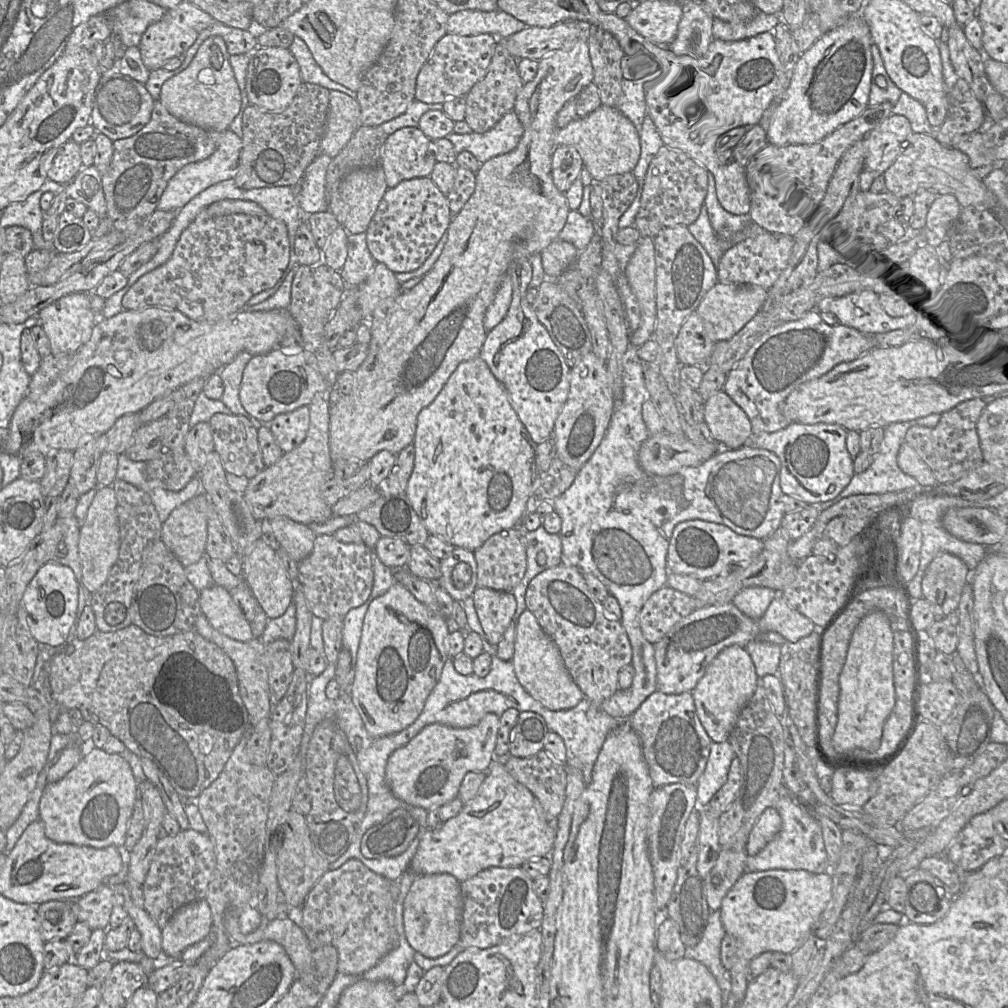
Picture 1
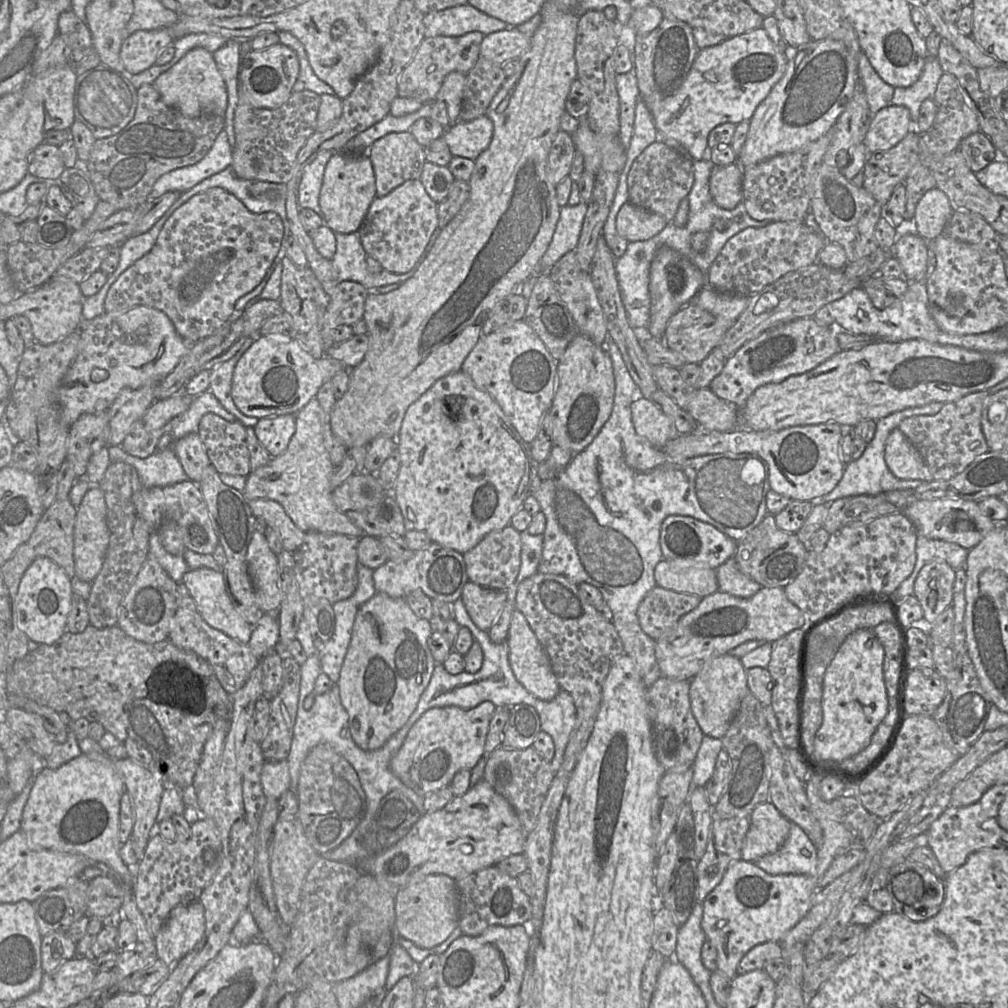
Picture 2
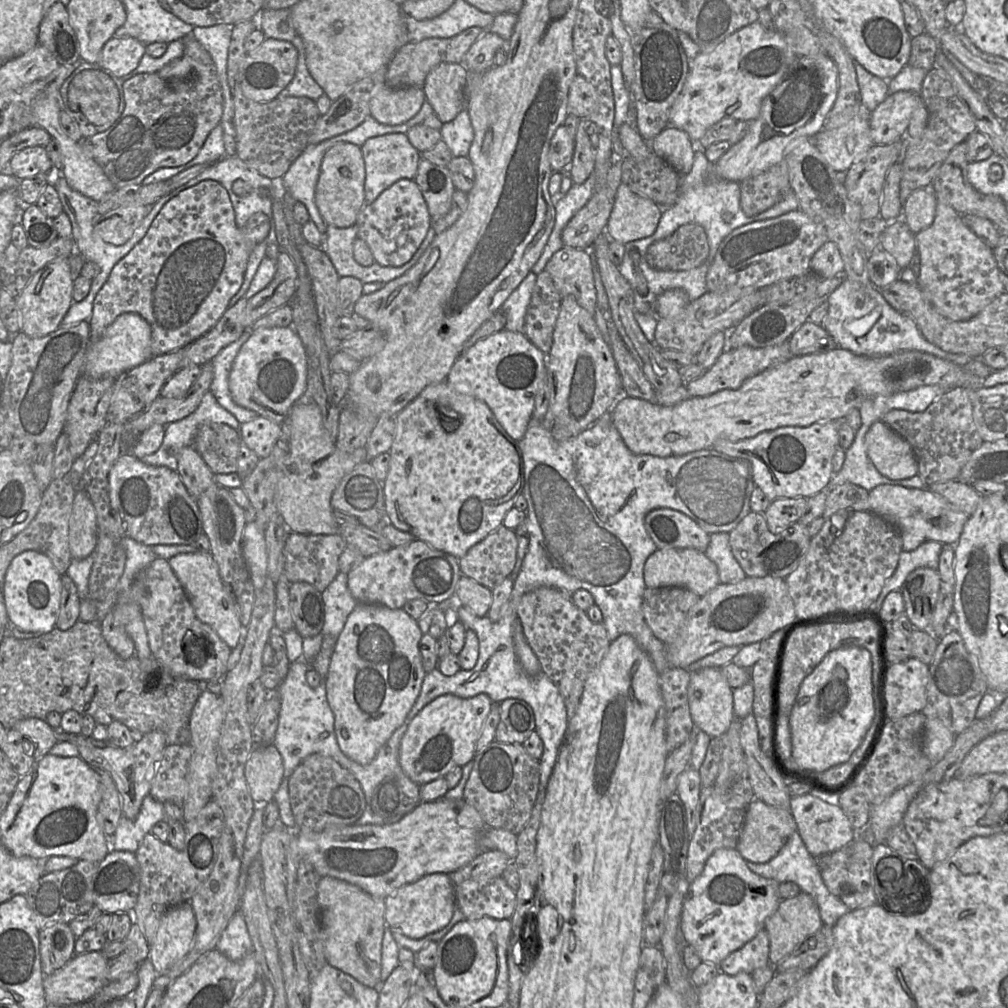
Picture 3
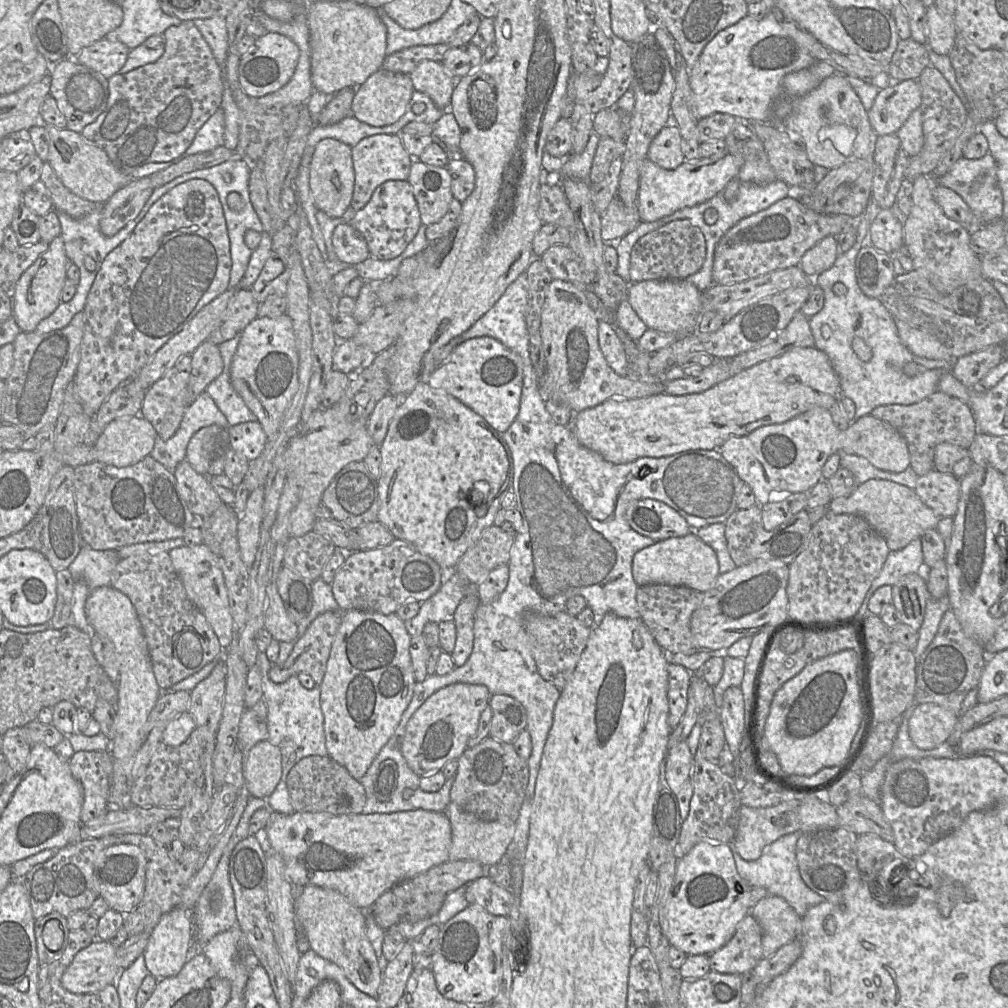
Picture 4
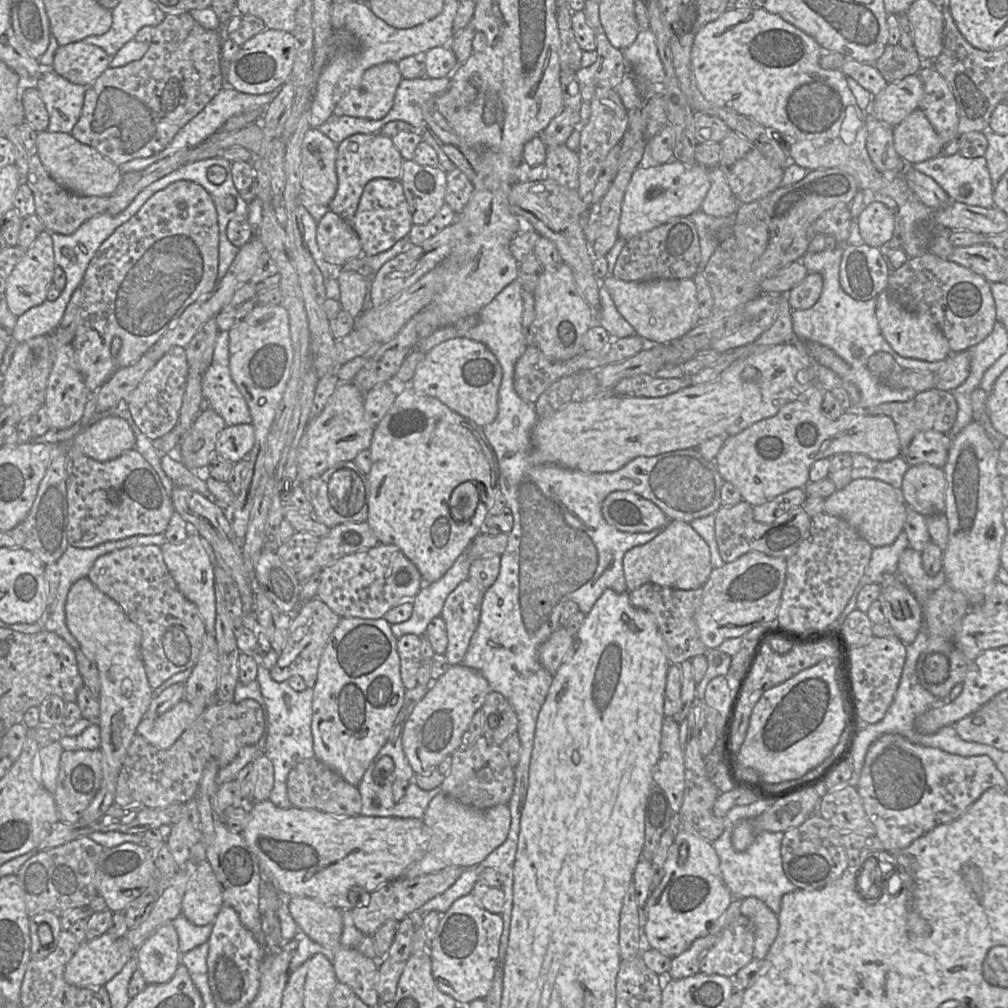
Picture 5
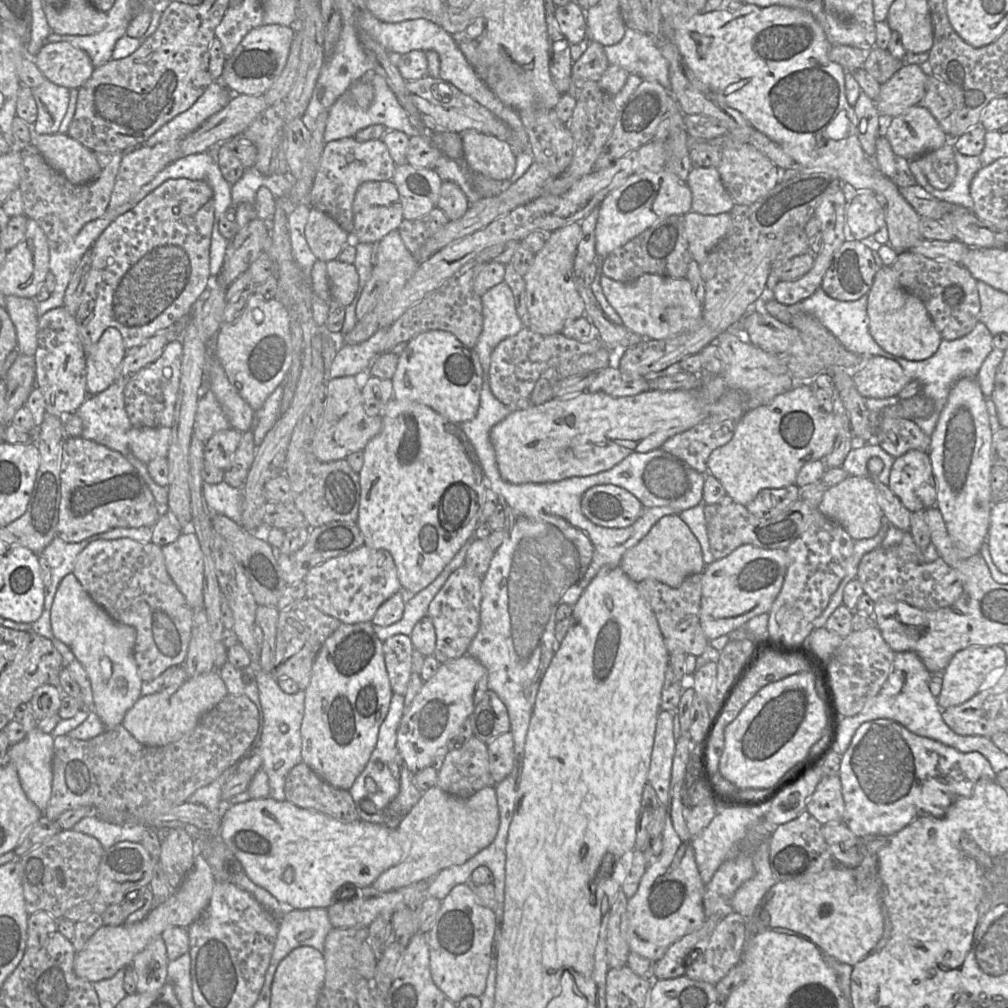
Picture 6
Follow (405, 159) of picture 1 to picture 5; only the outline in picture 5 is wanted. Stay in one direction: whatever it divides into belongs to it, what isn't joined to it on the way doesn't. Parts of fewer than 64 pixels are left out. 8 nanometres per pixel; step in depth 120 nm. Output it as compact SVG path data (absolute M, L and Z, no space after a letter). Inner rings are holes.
M355 134L337 144L336 173L337 191L328 209L353 226L364 187L377 178L399 180L404 159L392 142L392 137L376 134Z

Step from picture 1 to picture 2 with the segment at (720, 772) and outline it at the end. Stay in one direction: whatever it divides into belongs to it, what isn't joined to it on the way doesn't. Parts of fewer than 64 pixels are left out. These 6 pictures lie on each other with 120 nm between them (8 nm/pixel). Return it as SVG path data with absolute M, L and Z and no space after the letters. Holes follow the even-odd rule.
M704 735L693 763L691 791L694 788L706 786L714 773L717 756L722 749L722 739Z

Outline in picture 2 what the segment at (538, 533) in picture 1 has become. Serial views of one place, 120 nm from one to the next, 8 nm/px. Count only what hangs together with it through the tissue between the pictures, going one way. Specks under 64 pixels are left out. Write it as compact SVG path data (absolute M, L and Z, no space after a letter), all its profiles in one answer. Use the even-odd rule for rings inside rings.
M521 531L521 564L515 582L505 591L507 599L513 600L515 605L515 595L518 585L526 578L537 573L538 564L542 554L543 535L532 535L528 531Z

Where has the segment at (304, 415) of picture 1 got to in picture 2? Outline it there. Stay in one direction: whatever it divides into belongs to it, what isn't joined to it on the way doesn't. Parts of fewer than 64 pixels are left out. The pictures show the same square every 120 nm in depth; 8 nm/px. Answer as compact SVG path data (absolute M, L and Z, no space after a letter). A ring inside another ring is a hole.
M294 414L262 418L254 426L258 440L272 458L281 455L286 450L295 429L296 416Z

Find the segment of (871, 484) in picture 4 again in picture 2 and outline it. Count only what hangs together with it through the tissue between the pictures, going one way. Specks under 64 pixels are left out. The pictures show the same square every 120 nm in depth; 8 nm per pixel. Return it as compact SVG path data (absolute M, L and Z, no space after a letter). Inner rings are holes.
M958 498L919 500L901 512L914 524L918 535L953 542L968 550L975 547L997 525L981 512L978 502Z

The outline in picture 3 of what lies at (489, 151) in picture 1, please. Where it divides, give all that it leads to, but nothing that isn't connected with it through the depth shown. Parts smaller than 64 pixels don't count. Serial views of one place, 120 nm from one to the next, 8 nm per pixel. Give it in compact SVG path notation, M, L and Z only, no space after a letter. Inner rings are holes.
M462 109L452 121L443 123L440 132L441 140L446 143L454 157L468 156L474 130L466 109Z

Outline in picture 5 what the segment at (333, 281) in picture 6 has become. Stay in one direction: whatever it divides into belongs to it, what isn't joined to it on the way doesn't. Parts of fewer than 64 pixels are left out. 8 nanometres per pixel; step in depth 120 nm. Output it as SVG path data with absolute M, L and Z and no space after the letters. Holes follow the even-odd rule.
M339 269L336 273L339 284L339 302L343 310L347 311L353 318L358 317L364 310L366 297L366 279L357 271L346 271Z

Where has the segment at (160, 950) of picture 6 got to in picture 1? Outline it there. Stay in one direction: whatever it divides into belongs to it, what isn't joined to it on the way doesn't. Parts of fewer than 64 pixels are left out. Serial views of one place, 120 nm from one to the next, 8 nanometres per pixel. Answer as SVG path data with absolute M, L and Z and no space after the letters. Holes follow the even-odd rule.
M205 899L179 908L162 928L163 958L178 959L190 946L211 933L212 914Z

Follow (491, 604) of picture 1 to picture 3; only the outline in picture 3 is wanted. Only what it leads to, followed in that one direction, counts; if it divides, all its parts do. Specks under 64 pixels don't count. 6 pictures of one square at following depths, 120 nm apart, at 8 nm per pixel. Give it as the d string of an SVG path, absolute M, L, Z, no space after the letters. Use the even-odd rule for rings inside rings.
M464 575L457 582L455 595L459 605L480 617L487 615L492 603L491 590Z

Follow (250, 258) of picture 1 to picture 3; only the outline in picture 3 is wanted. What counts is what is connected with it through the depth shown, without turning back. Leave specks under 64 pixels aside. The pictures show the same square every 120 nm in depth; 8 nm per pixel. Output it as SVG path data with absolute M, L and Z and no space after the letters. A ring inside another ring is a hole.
M204 180L196 185L180 191L178 194L169 199L161 208L153 222L151 223L147 233L139 241L131 251L118 261L113 267L108 280L99 290L93 302L93 311L88 324L90 327L90 343L98 340L106 330L106 328L121 314L133 312L143 317L150 325L152 331L151 349L153 356L170 353L175 350L183 349L195 342L207 332L209 332L217 322L222 318L223 314L229 307L229 302L239 291L247 268L249 256L257 244L264 242L271 229L271 219L262 212L255 213L249 219L243 228L239 228L235 222L234 209L227 190L217 181Z

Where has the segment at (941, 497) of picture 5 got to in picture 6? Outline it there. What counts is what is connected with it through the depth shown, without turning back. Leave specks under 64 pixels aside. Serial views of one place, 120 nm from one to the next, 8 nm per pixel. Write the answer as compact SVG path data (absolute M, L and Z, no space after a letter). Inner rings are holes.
M909 450L895 458L888 488L911 512L937 508L937 485L928 453Z

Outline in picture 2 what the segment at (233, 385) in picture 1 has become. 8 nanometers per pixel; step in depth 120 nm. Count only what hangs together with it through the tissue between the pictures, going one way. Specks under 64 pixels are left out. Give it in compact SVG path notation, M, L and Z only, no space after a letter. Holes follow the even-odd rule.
M248 336L237 353L229 360L213 367L209 375L209 391L212 392L221 405L228 412L232 413L244 426L252 428L254 428L259 419L246 416L237 408L231 395L231 387L235 366L242 355L252 345L254 338L255 337Z

